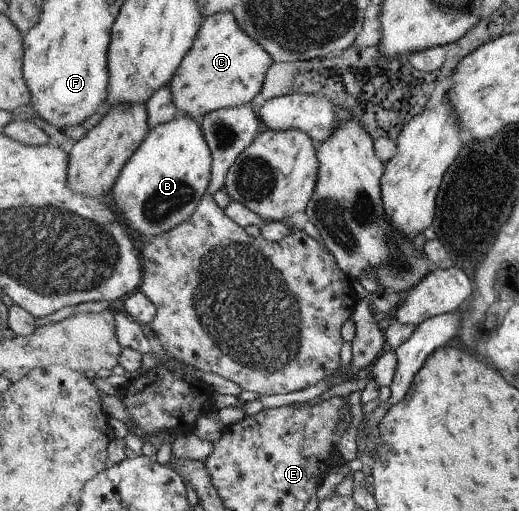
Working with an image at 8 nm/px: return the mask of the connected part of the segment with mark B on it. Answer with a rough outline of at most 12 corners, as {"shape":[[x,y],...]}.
{"shape":[[201,123],[148,133],[112,189],[149,242],[196,212],[212,180]]}

